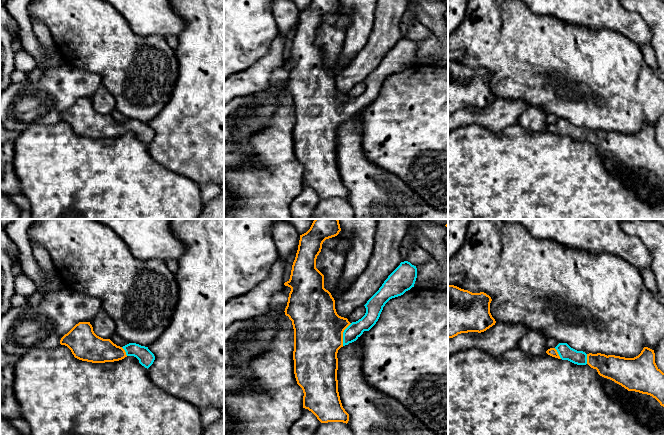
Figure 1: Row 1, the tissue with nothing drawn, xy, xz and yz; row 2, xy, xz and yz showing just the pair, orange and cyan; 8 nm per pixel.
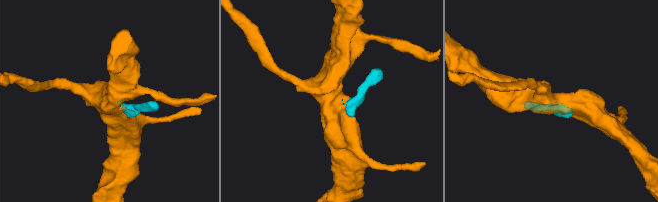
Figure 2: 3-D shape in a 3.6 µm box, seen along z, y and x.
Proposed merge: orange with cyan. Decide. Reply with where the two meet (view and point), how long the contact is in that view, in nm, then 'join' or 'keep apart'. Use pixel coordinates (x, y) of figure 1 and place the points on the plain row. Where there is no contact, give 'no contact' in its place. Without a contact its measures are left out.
xz (342, 110) | 200 nm | join

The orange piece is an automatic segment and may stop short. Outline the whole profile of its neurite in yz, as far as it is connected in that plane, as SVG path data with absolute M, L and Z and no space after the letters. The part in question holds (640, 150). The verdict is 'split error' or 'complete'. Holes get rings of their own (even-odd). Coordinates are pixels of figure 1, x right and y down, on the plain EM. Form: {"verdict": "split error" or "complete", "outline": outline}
{"verdict": "split error", "outline": "M559 119L546 129L577 141L588 140L600 152L614 157L628 167L650 171L664 183L664 149L655 139L654 126L648 123L644 123L634 134L601 129L586 130L571 124L567 119Z"}

